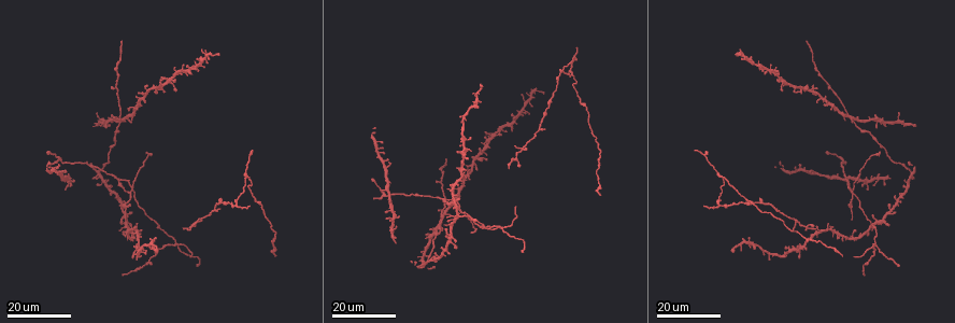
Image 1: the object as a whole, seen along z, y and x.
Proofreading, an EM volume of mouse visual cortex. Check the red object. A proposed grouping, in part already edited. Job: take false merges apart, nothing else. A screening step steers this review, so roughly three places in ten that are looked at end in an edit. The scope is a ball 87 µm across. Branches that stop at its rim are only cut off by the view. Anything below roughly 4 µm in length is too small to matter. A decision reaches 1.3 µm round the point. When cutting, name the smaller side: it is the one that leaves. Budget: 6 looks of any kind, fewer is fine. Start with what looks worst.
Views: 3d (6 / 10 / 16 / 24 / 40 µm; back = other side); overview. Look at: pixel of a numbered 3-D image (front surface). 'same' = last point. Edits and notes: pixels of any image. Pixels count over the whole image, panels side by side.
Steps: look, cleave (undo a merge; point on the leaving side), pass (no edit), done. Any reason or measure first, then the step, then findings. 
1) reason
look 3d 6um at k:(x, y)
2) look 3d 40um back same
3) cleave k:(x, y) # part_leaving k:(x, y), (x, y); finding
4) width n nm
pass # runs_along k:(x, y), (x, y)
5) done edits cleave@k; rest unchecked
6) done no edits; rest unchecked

four or more arms meet
look 3d 16um at 1:(175, 246)

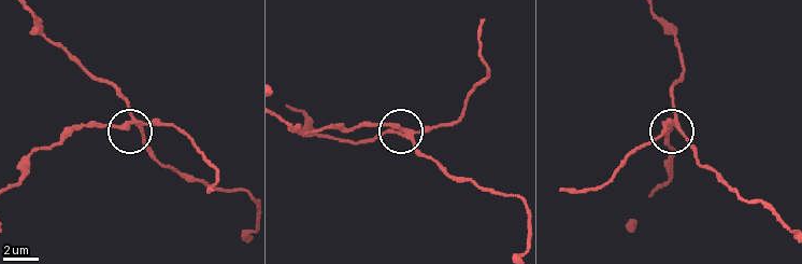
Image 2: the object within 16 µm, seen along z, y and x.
closer look
look 3d 6um at 2:(407, 131)

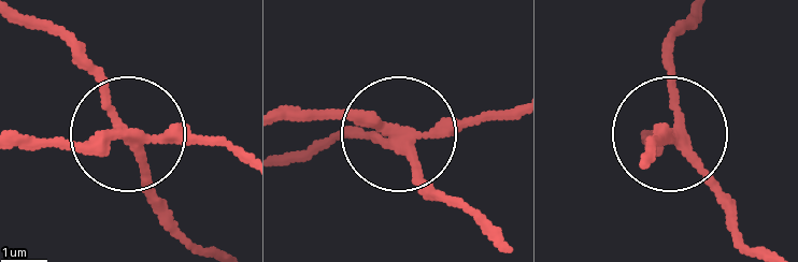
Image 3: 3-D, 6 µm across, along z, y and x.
cleave 3:(67, 143) # part_leaving 3:(130, 140), (18, 140); two cells meet here

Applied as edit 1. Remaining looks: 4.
look overview

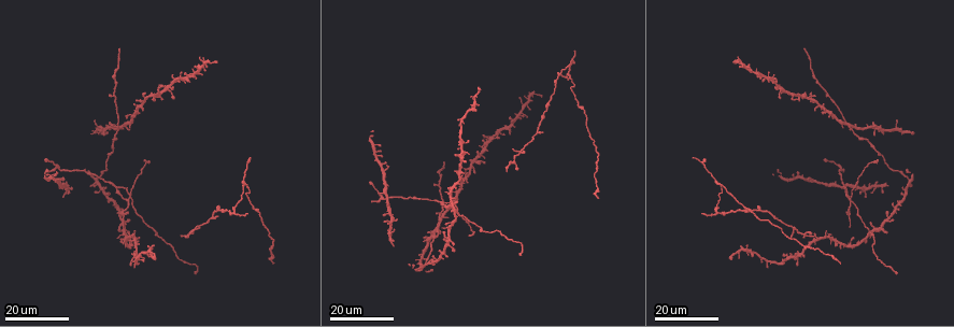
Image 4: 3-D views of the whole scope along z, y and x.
two arms in line, one across
look 3d 16um at 4:(717, 185)

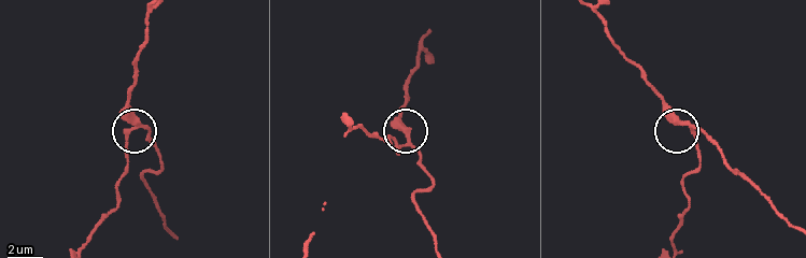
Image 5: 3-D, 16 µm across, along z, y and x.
look 3d 10um at 5:(407, 140)

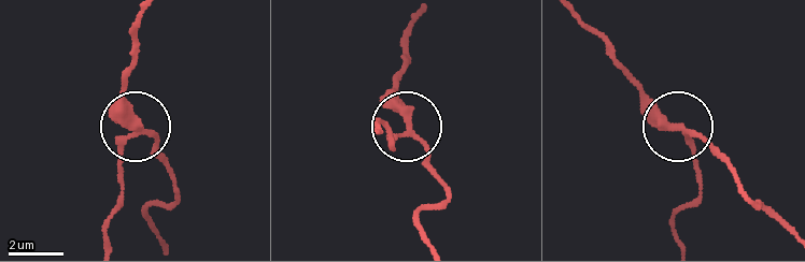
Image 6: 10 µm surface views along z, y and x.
side_arm 13 um
cleave 6:(122, 171) # part_leaving 6:(136, 133), (124, 153), (124, 193), (108, 243); a second cell is stuck on

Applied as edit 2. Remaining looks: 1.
done edits cleave@3, cleave@6; rest unchecked

